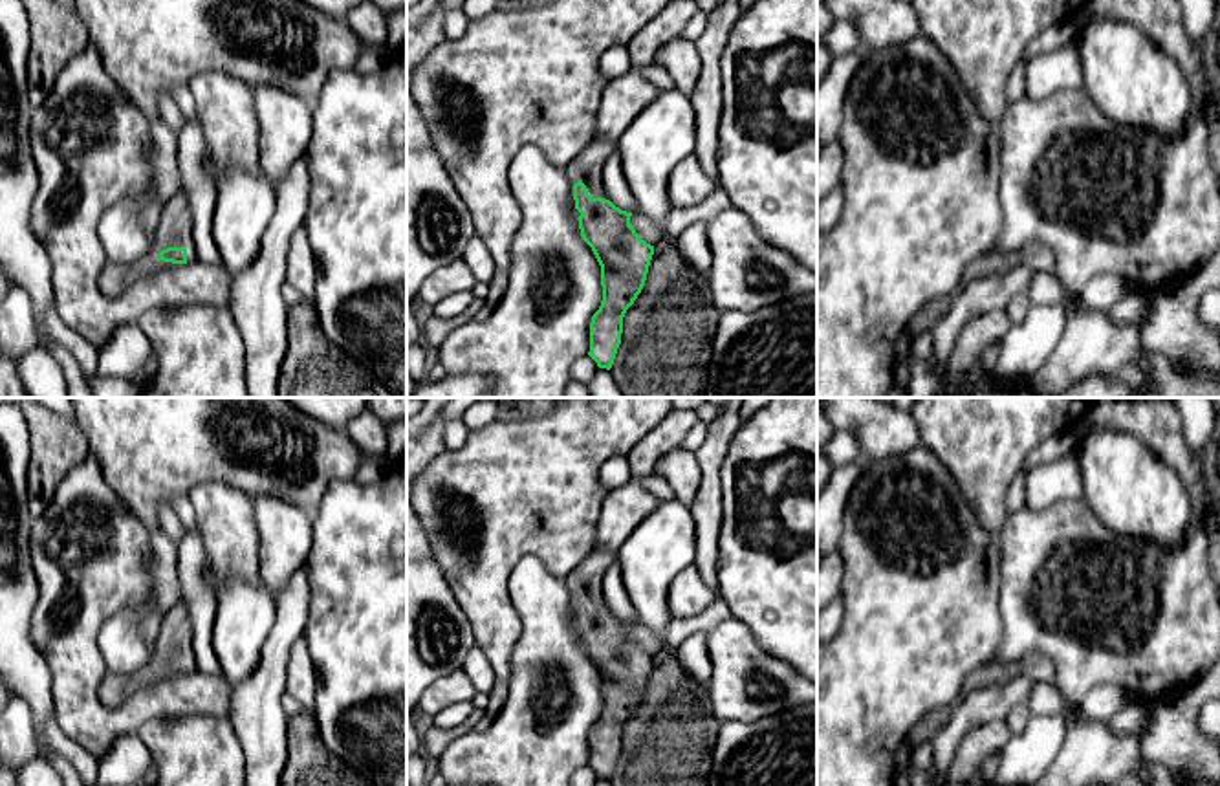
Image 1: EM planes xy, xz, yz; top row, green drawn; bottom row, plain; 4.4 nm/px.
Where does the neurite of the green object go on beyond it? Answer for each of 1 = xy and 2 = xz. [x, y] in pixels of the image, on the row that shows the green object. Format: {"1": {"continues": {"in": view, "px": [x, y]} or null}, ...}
{"1": {"continues": {"in": "xy", "px": [174, 229]}}, "2": {"continues": {"in": "xz", "px": [587, 167]}}}

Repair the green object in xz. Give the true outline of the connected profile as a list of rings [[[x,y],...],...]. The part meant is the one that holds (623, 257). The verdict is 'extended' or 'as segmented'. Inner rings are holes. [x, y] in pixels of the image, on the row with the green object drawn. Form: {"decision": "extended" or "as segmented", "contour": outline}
{"decision": "extended", "contour": [[[599,136],[564,169],[573,185],[579,229],[601,266],[603,300],[590,322],[588,355],[610,370],[621,344],[623,317],[641,293],[654,246],[630,225],[632,213],[615,207],[603,183],[603,167],[617,141]]]}

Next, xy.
{"decision": "extended", "contour": [[[180,192],[163,205],[154,235],[154,249],[163,262],[196,264],[192,211],[185,194]]]}

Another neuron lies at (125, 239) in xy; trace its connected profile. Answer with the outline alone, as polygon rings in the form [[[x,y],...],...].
[[[143,196],[115,202],[101,218],[97,235],[108,262],[141,267],[156,257],[154,236],[143,224]]]

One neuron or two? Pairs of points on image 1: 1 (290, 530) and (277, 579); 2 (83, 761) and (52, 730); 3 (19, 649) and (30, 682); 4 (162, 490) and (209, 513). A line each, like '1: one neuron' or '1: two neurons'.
1: one neuron
2: one neuron
3: one neuron
4: two neurons

